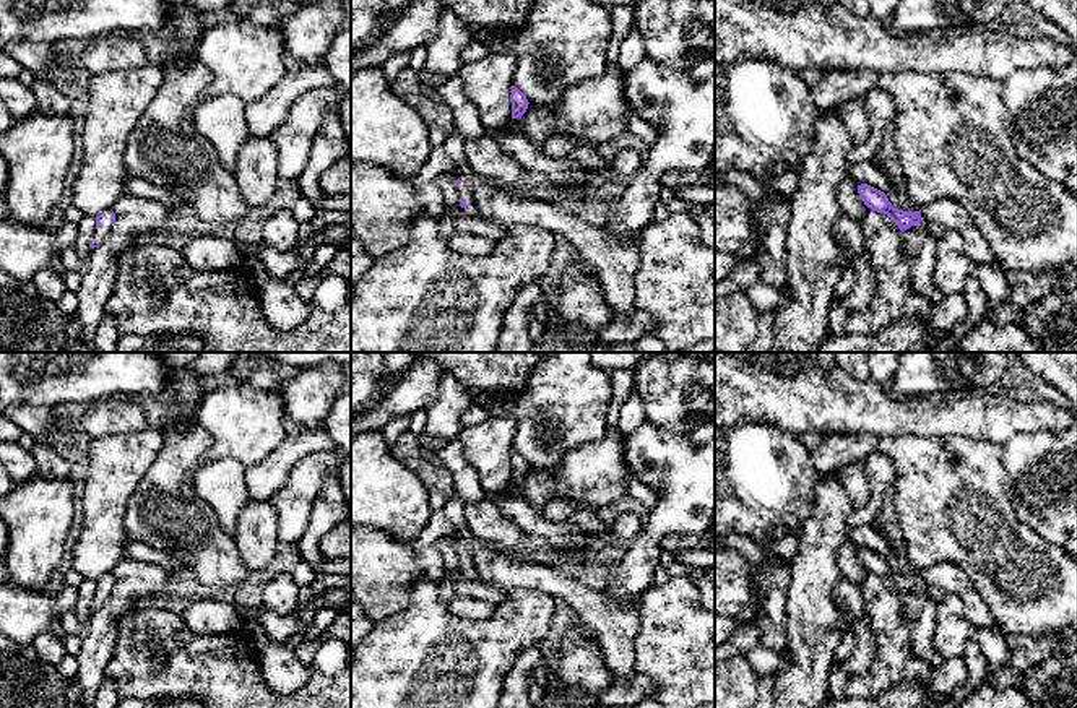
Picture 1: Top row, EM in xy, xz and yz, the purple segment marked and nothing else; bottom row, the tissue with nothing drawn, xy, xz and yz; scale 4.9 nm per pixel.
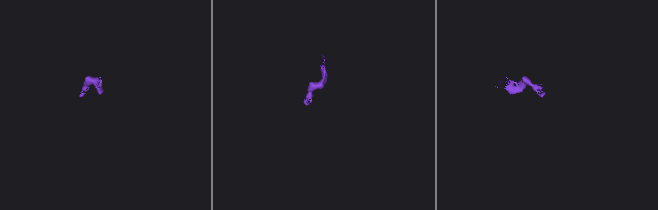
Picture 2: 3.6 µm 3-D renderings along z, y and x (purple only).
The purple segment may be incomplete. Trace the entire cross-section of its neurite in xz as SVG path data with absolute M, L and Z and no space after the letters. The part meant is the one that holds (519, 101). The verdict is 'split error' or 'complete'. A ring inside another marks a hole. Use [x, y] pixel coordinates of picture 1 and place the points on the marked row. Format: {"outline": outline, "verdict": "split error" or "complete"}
{"outline": "M515 86L510 94L510 102L512 102L512 119L521 117L530 104L526 96Z", "verdict": "complete"}

